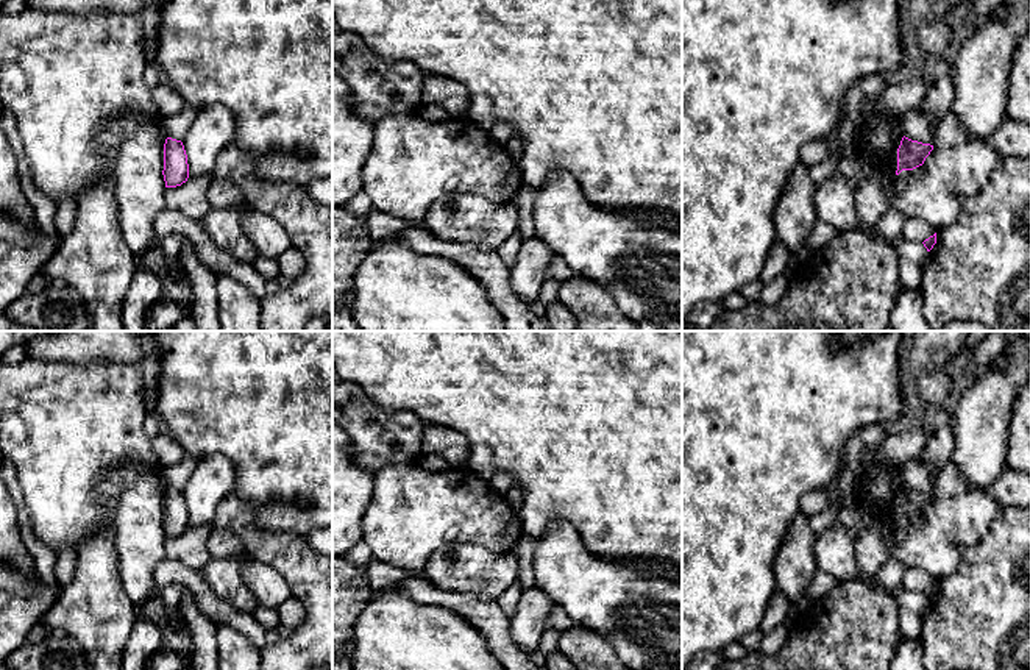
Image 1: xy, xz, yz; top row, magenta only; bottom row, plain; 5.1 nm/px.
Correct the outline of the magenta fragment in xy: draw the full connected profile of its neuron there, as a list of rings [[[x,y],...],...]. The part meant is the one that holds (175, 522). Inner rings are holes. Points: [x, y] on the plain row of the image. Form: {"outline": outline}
{"outline": [[[167,487],[164,494],[164,531],[165,537],[176,537],[187,531],[189,514],[181,490]]]}

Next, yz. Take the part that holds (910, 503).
{"outline": [[[904,486],[897,498],[896,525],[899,525],[902,520],[913,520],[922,515],[932,500],[933,500],[933,495],[911,490]]]}

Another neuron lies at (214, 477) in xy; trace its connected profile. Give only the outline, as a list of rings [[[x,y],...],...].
[[[218,453],[200,458],[183,495],[187,504],[189,528],[201,526],[215,517],[218,503],[236,486],[233,462]]]

